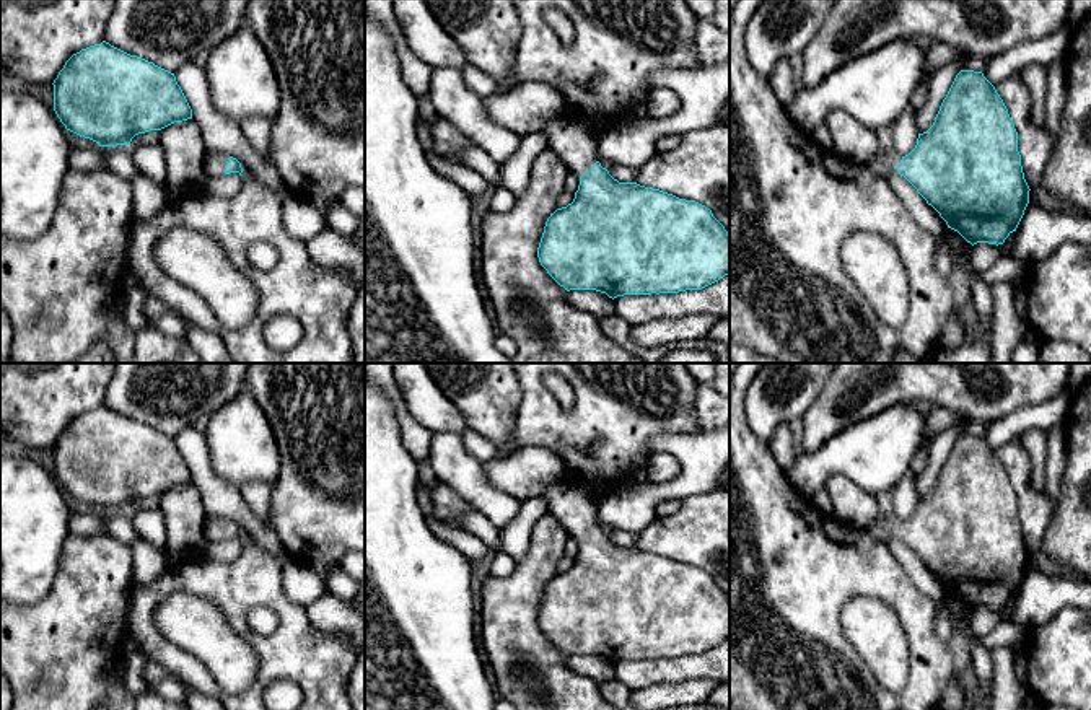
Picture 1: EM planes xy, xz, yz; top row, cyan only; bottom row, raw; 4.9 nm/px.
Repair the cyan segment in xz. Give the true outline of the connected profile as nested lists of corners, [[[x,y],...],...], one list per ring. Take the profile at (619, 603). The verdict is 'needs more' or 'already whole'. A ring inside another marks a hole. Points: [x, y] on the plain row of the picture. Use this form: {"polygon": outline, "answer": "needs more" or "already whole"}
{"polygon": [[[565,474],[541,495],[547,513],[580,542],[575,563],[546,586],[537,622],[567,656],[624,660],[702,655],[730,638],[730,599],[712,575],[637,547],[619,547],[596,521],[596,503]]], "answer": "needs more"}

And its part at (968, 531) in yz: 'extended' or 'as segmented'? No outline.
extended

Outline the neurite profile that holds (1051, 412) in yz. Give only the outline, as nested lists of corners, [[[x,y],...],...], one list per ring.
[[[1067,388],[1054,399],[1044,401],[1039,405],[1021,407],[1006,417],[990,423],[984,441],[995,451],[1013,438],[1021,438],[1027,430],[1050,430],[1058,423],[1067,422],[1070,410],[1071,392]]]

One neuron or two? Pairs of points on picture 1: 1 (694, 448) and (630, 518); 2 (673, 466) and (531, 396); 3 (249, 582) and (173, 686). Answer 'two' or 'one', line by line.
1: one
2: two
3: two

